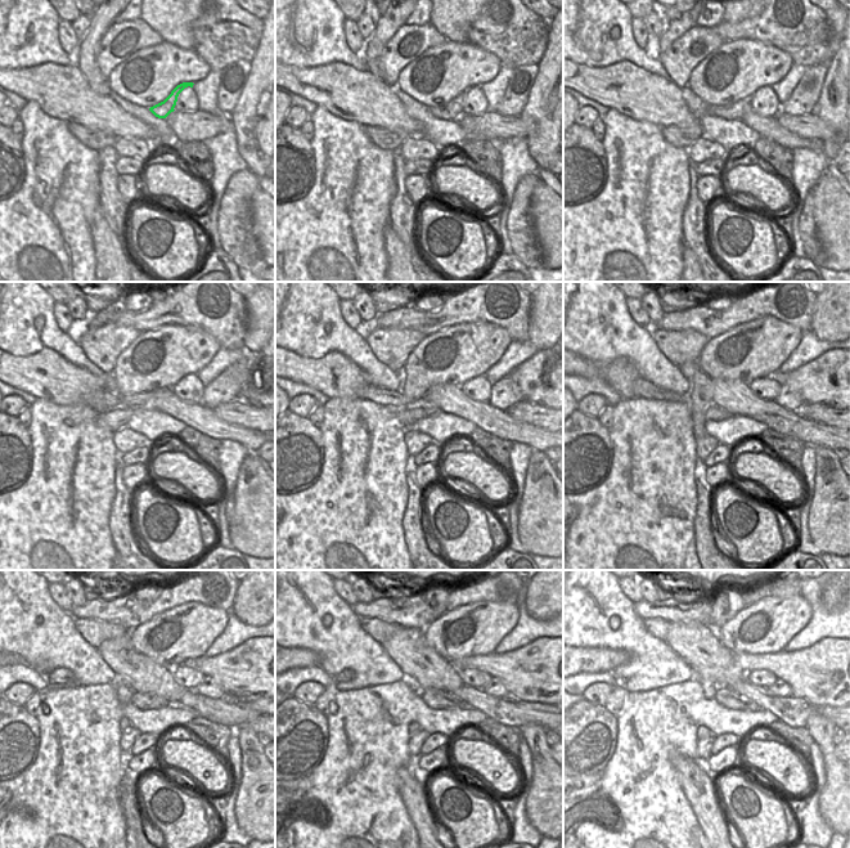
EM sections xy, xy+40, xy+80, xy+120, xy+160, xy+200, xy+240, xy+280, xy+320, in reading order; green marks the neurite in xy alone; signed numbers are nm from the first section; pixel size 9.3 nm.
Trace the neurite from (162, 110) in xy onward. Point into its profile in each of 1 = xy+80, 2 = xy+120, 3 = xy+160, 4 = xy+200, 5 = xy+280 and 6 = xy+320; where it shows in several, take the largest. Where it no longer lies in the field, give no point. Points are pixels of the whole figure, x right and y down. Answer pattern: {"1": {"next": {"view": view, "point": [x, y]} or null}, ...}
{"1": {"next": {"view": "xy+80", "point": [736, 111]}}, "2": {"next": {"view": "xy+120", "point": [100, 400]}}, "3": {"next": {"view": "xy+160", "point": [390, 398]}}, "4": {"next": {"view": "xy+200", "point": [644, 389]}}, "5": {"next": {"view": "xy+280", "point": [347, 674]}}, "6": {"next": {"view": "xy+320", "point": [620, 681]}}}

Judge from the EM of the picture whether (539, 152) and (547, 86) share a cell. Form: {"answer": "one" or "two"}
{"answer": "one"}

